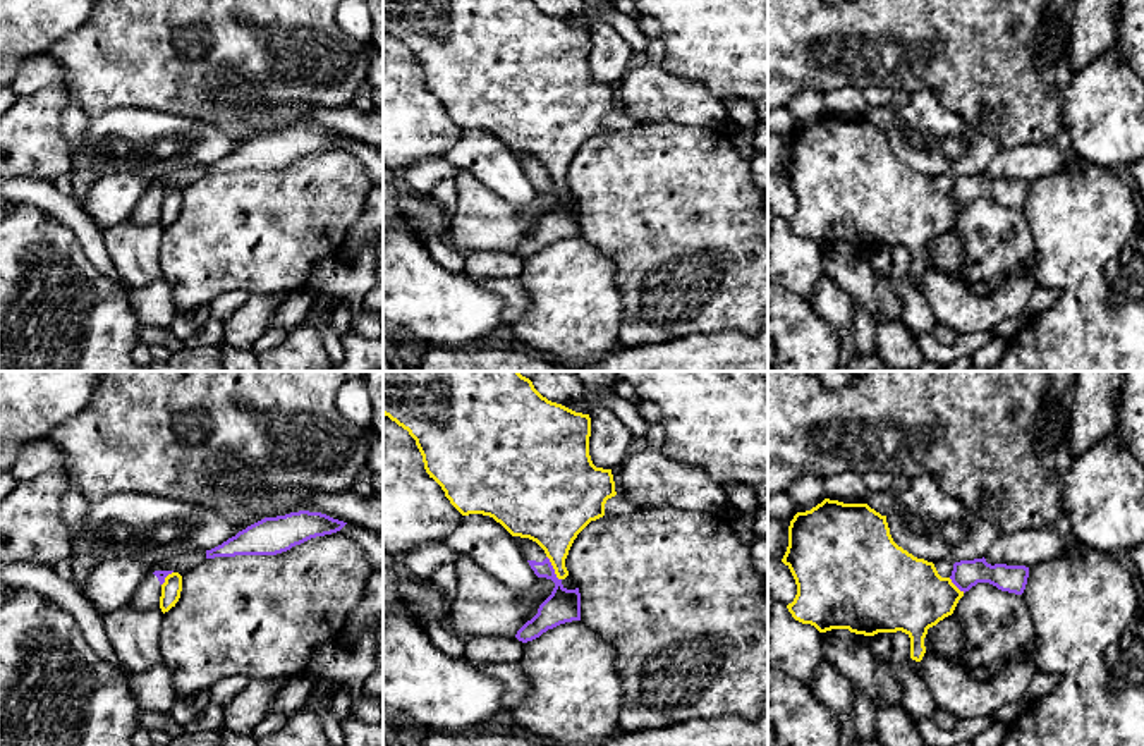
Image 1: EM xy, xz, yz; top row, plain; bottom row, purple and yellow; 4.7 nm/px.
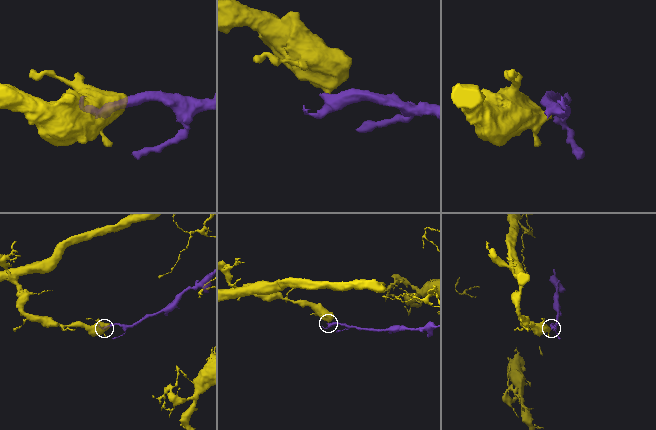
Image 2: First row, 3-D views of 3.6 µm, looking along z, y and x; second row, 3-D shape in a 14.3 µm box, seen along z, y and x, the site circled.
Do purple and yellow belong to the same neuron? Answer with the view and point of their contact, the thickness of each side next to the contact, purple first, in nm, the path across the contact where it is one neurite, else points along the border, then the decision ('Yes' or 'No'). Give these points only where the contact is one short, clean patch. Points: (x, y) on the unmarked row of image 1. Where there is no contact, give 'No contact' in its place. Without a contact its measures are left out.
Touches purple at xz (552, 183). Thickness 160 nm (purple) against 300 nm. Boundary: xz (547, 171), (560, 195). No

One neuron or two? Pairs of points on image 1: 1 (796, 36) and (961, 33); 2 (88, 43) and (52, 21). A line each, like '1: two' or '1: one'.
1: one
2: two

